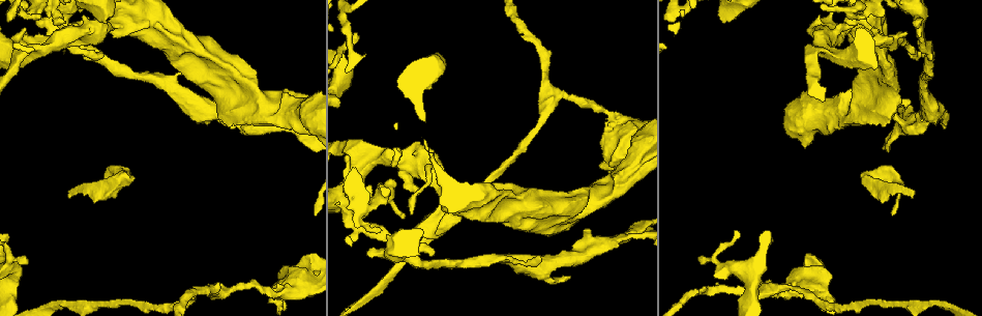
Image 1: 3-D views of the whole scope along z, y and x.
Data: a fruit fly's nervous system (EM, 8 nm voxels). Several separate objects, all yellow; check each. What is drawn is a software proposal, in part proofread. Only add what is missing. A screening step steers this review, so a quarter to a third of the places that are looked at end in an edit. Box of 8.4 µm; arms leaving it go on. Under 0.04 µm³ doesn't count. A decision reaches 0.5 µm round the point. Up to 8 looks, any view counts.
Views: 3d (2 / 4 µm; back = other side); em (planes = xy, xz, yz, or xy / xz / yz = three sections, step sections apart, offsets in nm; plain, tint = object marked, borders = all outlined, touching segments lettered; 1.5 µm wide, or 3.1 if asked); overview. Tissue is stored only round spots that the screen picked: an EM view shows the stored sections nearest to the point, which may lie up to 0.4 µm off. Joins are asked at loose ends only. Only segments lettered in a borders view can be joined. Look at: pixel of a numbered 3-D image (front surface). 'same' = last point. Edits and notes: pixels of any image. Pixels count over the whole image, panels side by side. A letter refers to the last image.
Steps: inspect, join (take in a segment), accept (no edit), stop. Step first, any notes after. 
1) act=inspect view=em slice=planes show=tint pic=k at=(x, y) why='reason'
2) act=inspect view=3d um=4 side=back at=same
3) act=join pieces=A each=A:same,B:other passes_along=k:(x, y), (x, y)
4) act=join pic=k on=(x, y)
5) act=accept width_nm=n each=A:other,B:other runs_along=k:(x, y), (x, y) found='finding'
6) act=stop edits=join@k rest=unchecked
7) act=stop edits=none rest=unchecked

act=inspect view=em slice=yz step=8 show=plain pic=1 at=(568, 276) why='an open end'

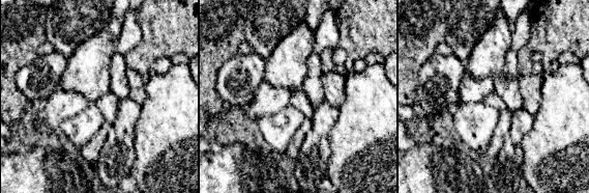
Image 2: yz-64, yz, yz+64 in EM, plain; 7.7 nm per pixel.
act=inspect view=em slice=yz step=8 show=borders at=same why='see the neighbours'

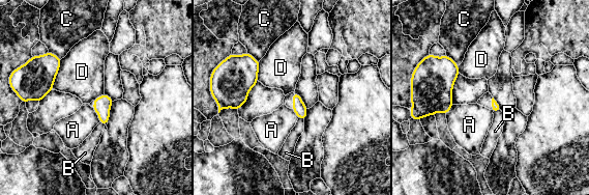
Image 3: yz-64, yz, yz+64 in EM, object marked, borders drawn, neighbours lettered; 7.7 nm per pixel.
act=accept each=A:other,B:other,C:other,D:other border=3:(61, 59), (52, 89) found='none of them fits'

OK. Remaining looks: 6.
act=inspect view=3d um=2 pic=1 at=(356, 34) why='an open end'

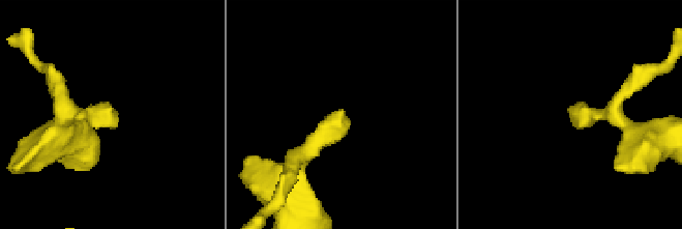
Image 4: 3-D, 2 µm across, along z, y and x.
act=inspect view=em slice=planes show=borders pic=4 at=(341, 112) why='now the EM'

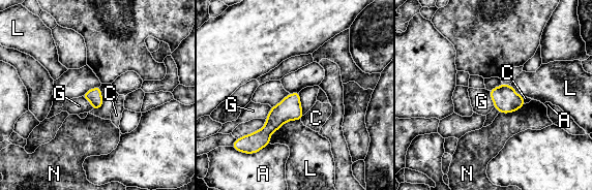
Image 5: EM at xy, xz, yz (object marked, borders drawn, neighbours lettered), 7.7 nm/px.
act=accept each=A:other,C:other,G:other,L:other,N:other runs_along=5:(296, 95), (291, 104), (255, 143) found='no lettered segment goes on from it'

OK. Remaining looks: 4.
act=inspect view=3d um=4 pic=1 at=(68, 195) why='free end'

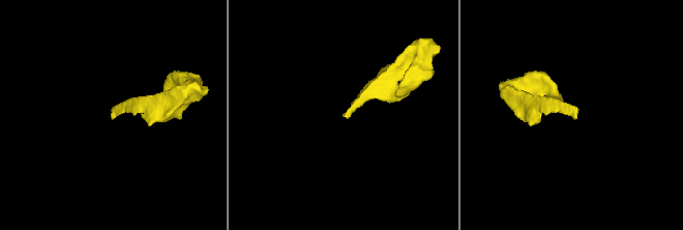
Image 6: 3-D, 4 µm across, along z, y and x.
act=inspect view=em slice=planes show=borders pic=6 at=(575, 116)

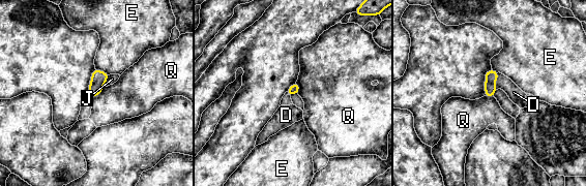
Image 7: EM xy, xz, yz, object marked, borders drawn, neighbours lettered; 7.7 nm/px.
act=join pieces=D each=D:same,E:other,J:other,Q:other passes_along=7:(491, 76), (496, 80), (514, 92) found='it goes on there'

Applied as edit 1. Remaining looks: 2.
act=stop edits=join@7 rest=unchecked

